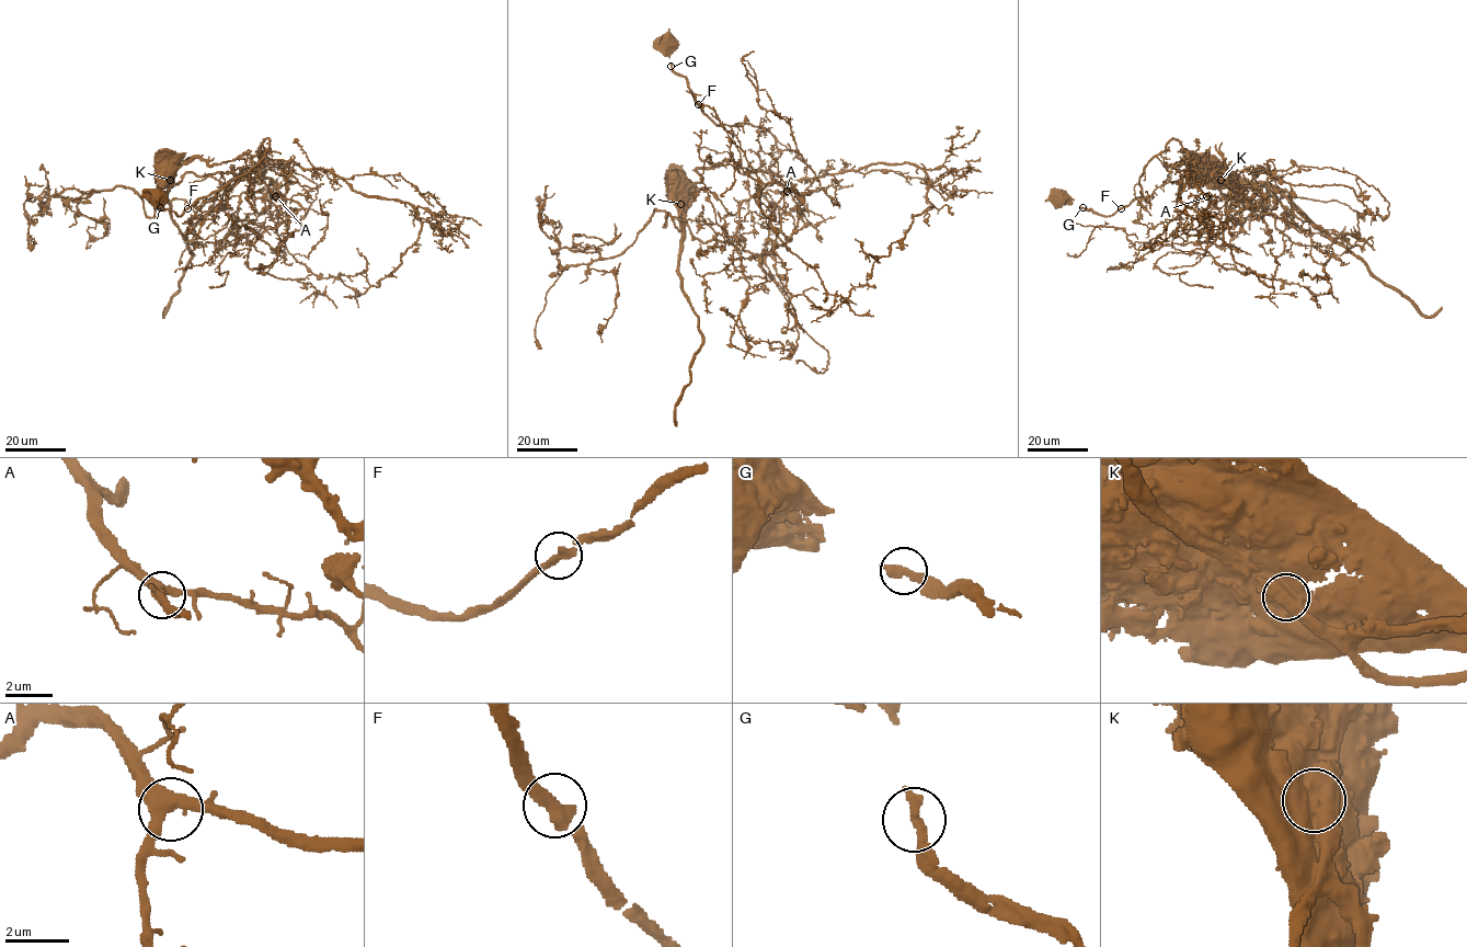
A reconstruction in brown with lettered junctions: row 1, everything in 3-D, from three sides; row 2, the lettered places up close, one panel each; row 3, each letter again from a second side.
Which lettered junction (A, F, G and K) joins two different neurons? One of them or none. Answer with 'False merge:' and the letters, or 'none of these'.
False merge: K

